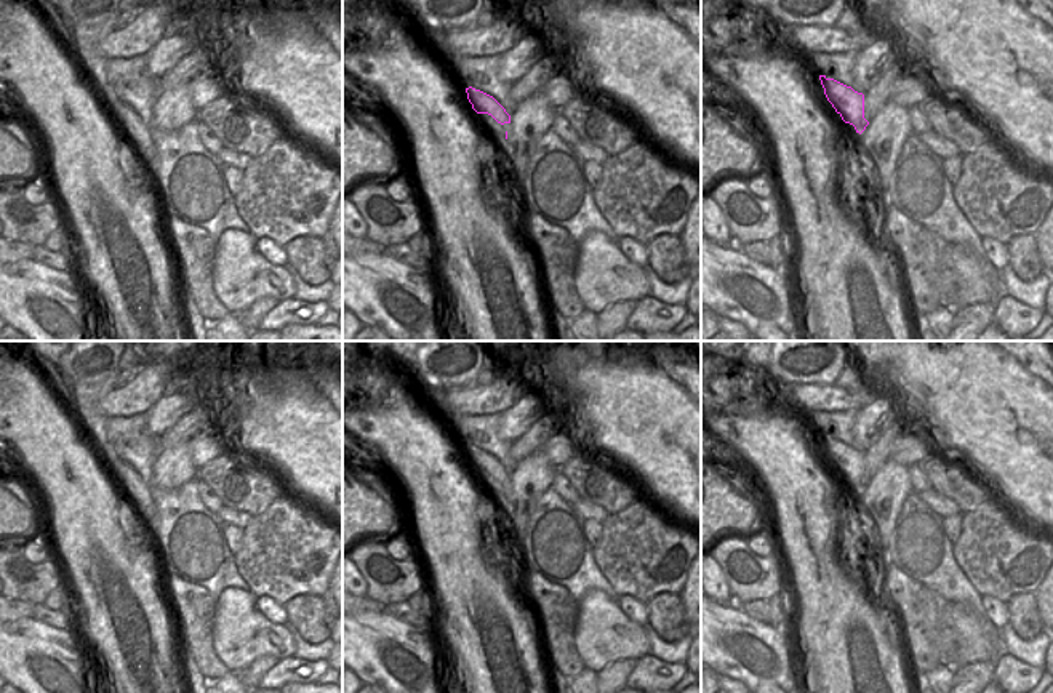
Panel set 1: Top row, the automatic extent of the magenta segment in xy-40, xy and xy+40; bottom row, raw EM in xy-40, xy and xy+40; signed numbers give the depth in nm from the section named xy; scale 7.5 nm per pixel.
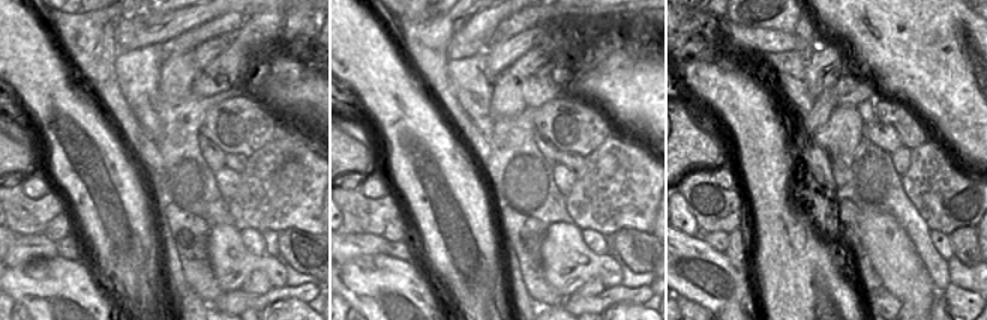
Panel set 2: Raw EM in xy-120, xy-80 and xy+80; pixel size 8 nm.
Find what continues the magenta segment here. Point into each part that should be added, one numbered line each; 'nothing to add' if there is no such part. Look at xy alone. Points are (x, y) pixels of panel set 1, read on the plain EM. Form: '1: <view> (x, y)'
1: xy (506, 506).

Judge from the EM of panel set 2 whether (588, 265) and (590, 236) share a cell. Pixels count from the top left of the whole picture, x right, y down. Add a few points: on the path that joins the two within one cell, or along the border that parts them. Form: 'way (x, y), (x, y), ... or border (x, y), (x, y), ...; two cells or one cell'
border (581, 230), (582, 241), (593, 251), (608, 254); two cells

